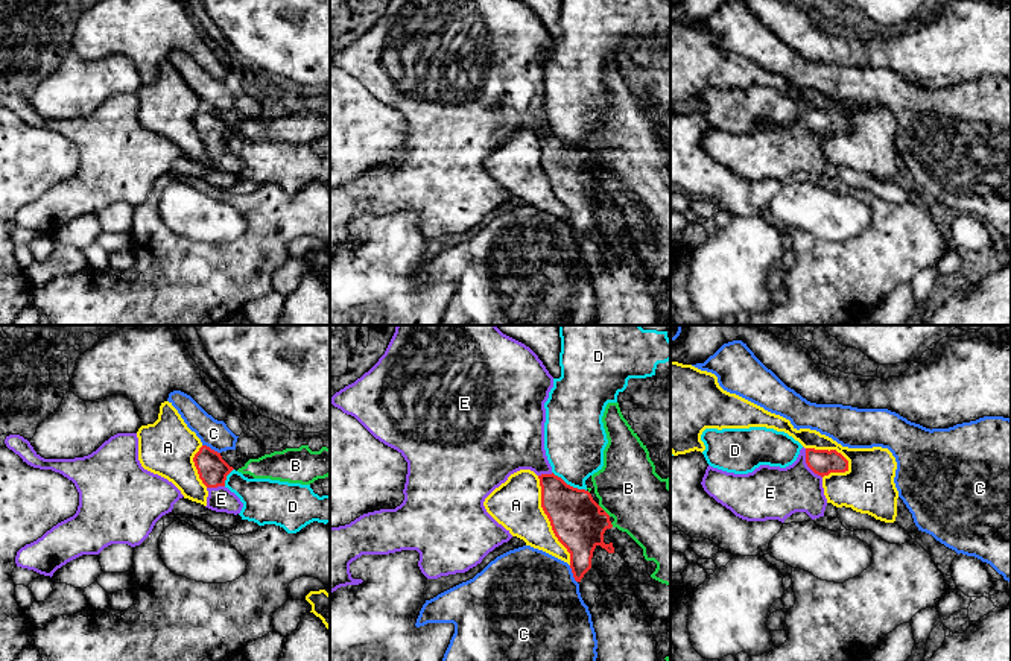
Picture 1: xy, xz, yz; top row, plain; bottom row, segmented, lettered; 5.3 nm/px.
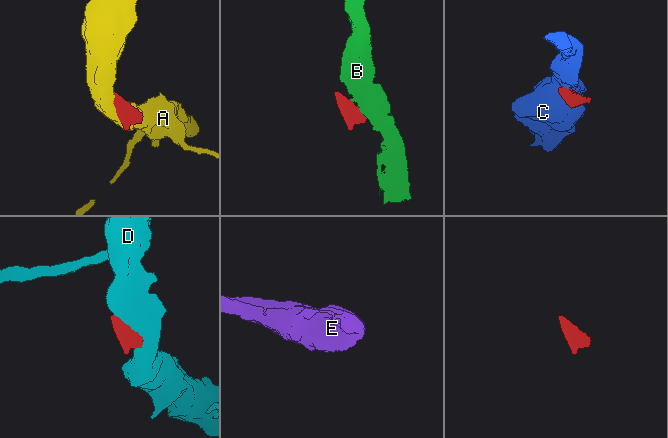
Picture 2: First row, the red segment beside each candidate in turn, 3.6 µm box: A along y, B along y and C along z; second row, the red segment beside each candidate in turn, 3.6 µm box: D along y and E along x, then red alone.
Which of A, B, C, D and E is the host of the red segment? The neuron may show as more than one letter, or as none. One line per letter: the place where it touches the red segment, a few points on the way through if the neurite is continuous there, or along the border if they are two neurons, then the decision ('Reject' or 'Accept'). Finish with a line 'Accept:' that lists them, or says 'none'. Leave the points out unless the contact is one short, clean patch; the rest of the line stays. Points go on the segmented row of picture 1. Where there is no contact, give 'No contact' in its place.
A: Touches red at xz (549, 520). Reject
B: Touches red at xz (602, 509). Boundary: xz (598, 505), (610, 515). Reject
C: Touches red at xy (210, 449). Reject
D: Touches red at xz (569, 485). Reject
E: Touches red at yz (806, 462). Path across: yz (823, 462), (806, 462), (779, 490), (770, 493). Accept
Accept: E

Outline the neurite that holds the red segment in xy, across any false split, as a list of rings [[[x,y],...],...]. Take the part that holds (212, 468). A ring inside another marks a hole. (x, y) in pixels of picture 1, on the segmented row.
[[[202,445],[193,457],[199,479],[207,486],[207,506],[216,512],[240,514],[243,503],[225,486],[227,476],[234,470],[220,453]]]

